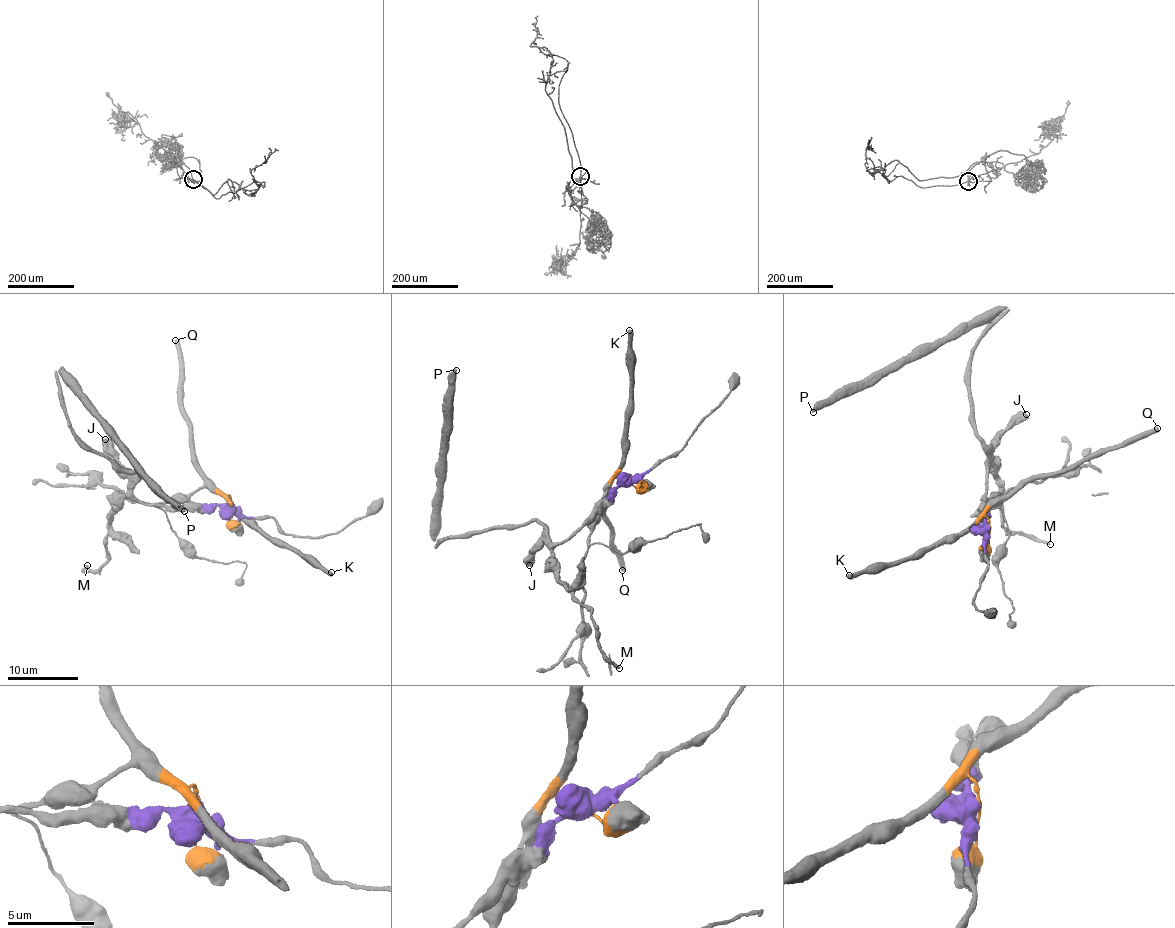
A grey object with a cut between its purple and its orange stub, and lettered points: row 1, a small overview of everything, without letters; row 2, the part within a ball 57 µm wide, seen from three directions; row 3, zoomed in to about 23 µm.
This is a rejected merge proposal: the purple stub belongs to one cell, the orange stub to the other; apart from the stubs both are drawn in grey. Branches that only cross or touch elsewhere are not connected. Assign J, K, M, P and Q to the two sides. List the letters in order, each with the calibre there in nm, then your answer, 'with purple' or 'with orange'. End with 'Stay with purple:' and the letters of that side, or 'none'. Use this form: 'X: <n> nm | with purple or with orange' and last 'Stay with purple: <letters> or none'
J: 650 nm | with purple
K: 480 nm | with orange
M: 240 nm | with purple
P: 440 nm | with purple
Q: 500 nm | with orange
Stay with purple: J, M, P

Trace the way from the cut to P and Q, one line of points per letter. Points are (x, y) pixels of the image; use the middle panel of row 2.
P: (628, 483), (599, 499), (571, 537), (554, 544), (535, 521), (450, 535), (435, 545), (456, 370)
Q: (630, 482), (625, 476), (612, 479), (610, 501), (605, 512), (611, 544), (622, 570)

